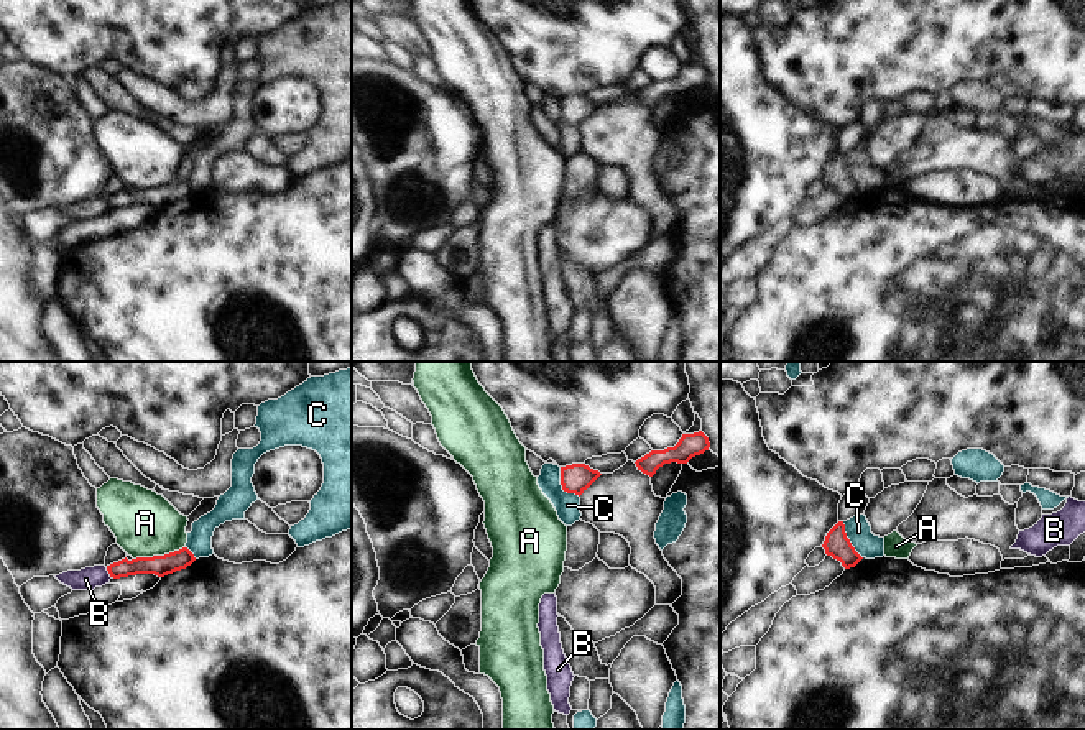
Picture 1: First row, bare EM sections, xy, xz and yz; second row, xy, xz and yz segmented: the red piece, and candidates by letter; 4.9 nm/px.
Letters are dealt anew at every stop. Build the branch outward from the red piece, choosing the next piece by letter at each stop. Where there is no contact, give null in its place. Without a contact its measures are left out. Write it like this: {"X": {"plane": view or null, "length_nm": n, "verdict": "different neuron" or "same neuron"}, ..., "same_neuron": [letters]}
{"A": {"plane": "xy", "length_nm": 260, "verdict": "different neuron"}, "B": {"plane": "xy", "length_nm": 60, "verdict": "different neuron"}, "C": {"plane": "xz", "length_nm": 180, "verdict": "different neuron"}, "same_neuron": []}

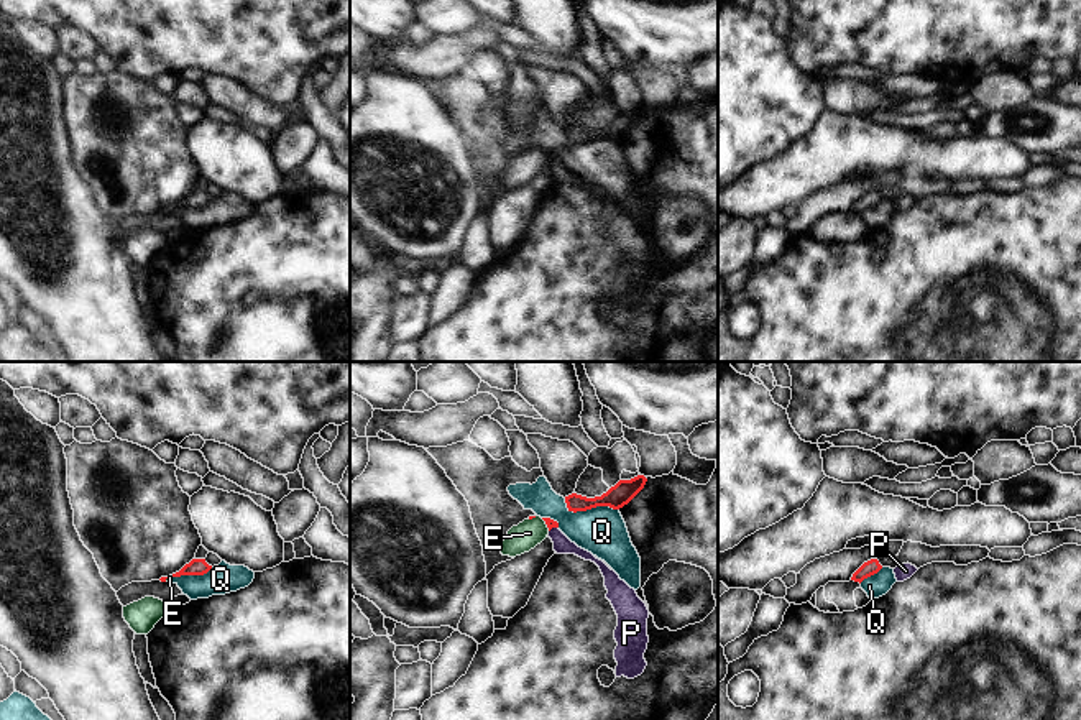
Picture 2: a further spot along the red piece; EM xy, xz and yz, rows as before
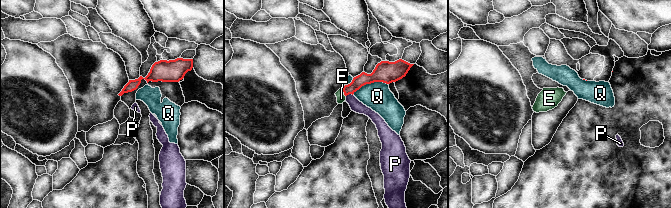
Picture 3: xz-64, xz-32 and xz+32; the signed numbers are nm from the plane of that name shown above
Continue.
{"E": {"plane": "xz", "length_nm": 80, "verdict": "same neuron"}, "P": {"plane": "xz", "length_nm": 50, "verdict": "different neuron"}, "Q": {"plane": "xz", "length_nm": 280, "verdict": "different neuron"}, "same_neuron": ["E"]}

